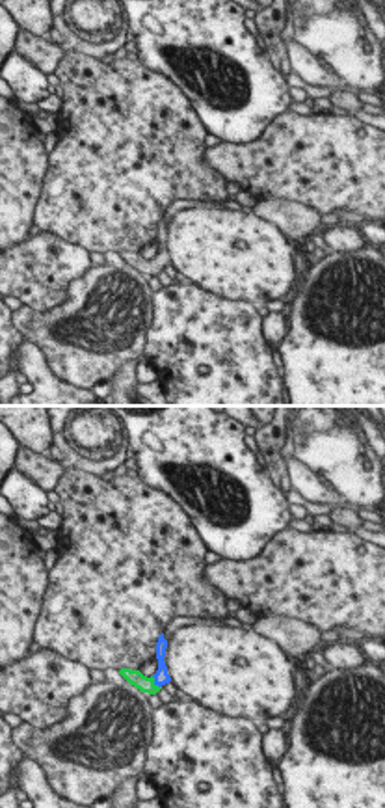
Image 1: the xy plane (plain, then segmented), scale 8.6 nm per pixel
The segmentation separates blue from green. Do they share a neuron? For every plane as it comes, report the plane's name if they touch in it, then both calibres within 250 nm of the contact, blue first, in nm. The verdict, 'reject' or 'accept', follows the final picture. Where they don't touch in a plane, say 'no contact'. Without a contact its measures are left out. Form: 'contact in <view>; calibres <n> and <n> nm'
contact in xy; calibres 130 and 140 nm

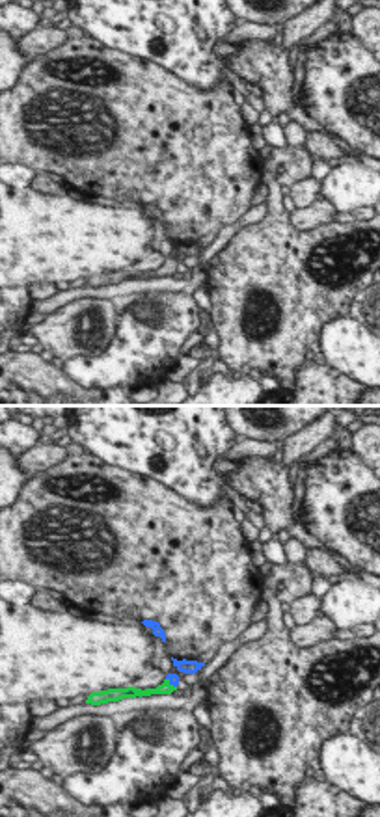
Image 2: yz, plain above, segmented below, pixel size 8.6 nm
contact in yz; calibres 100 and 100 nm

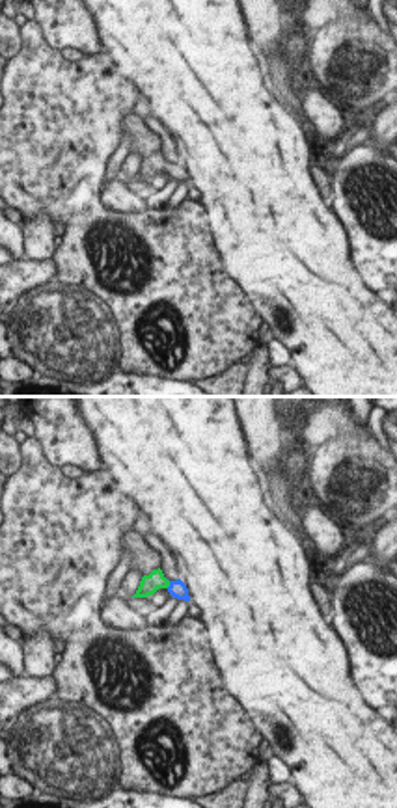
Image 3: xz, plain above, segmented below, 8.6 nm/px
contact in xz; calibres 160 and 160 nm

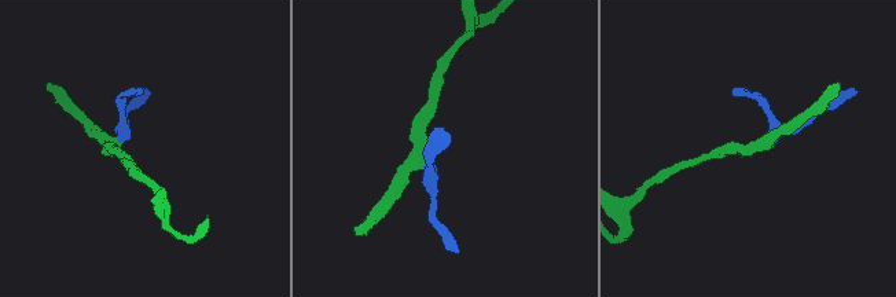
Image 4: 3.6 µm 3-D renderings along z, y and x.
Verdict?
accept

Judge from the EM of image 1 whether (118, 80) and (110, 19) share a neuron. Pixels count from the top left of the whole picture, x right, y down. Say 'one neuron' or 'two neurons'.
two neurons

